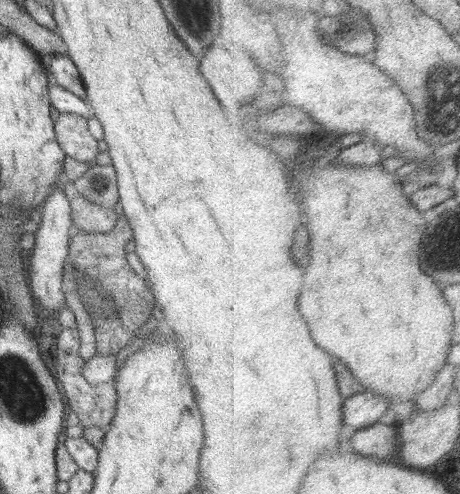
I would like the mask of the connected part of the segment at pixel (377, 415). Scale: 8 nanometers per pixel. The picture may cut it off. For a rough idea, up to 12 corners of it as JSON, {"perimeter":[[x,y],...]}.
{"perimeter":[[369,390],[347,398],[345,422],[354,430],[378,424],[393,408]]}

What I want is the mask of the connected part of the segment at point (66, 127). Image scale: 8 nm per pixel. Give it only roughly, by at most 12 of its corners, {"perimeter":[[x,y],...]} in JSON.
{"perimeter":[[60,113],[53,122],[66,158],[94,162],[98,140],[87,116]]}

